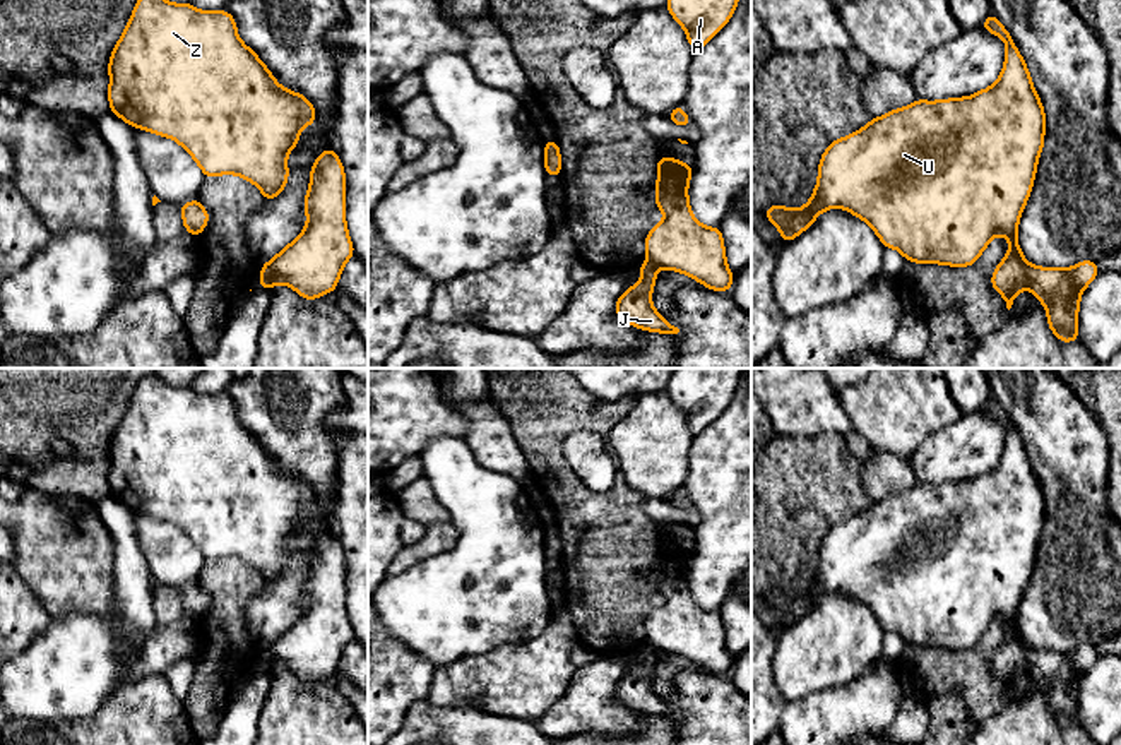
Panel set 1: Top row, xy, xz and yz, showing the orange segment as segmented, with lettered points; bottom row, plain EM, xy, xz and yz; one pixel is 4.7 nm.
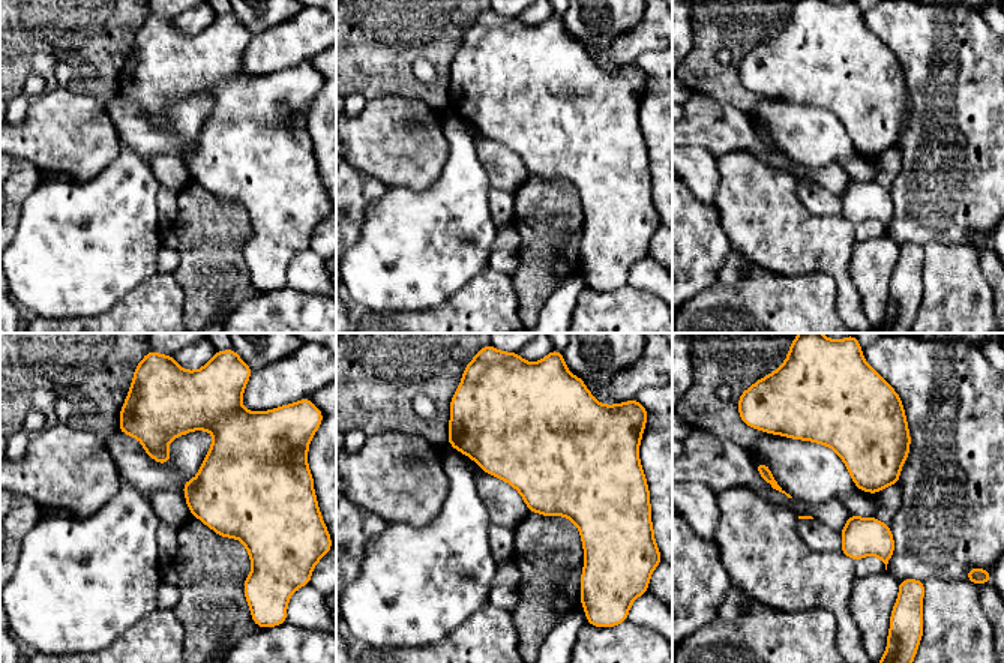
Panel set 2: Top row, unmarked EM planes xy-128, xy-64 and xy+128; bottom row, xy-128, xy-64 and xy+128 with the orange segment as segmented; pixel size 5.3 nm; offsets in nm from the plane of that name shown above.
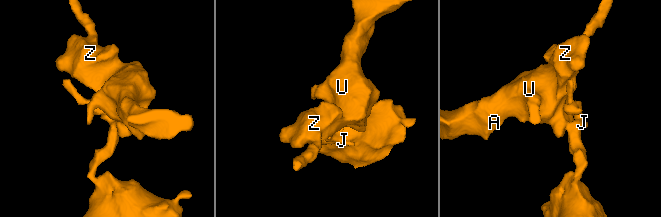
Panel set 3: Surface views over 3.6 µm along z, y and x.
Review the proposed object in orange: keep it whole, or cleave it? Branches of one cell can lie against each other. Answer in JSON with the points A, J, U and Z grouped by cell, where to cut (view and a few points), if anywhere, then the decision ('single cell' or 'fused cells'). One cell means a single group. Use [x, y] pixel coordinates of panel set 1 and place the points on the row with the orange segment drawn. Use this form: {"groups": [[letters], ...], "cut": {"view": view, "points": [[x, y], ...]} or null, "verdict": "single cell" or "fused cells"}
{"groups": [["A", "U", "Z"], ["J"]], "cut": {"view": "xy", "points": [[264, 264], [267, 286]]}, "verdict": "fused cells"}

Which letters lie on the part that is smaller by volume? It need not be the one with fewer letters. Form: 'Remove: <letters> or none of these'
Remove: J

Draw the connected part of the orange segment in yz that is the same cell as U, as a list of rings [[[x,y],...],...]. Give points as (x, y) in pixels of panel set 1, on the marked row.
[[[991,12],[981,24],[1006,45],[999,79],[972,96],[940,101],[914,99],[910,106],[892,110],[873,118],[849,137],[833,140],[821,154],[818,182],[804,207],[770,206],[765,218],[782,233],[784,245],[808,229],[820,212],[840,207],[866,221],[885,248],[897,248],[905,260],[969,267],[996,235],[1010,241],[1006,257],[991,276],[991,286],[1006,300],[1010,310],[1015,296],[1029,288],[1029,262],[1018,247],[1018,221],[1034,187],[1034,176],[1044,147],[1046,115],[1034,89],[1030,72],[1013,43],[1011,34]]]

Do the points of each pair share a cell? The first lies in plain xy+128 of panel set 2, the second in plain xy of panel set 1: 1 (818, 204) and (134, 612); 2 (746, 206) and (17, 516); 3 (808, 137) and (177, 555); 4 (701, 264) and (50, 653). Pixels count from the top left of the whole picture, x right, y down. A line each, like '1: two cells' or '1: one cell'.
1: two cells
2: one cell
3: one cell
4: two cells

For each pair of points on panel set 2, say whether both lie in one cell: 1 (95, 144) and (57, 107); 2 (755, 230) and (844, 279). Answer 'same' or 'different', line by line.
1: same
2: same

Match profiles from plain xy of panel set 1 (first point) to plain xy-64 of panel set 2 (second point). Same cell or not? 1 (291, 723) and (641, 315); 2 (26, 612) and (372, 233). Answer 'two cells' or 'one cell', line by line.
1: one cell
2: two cells

